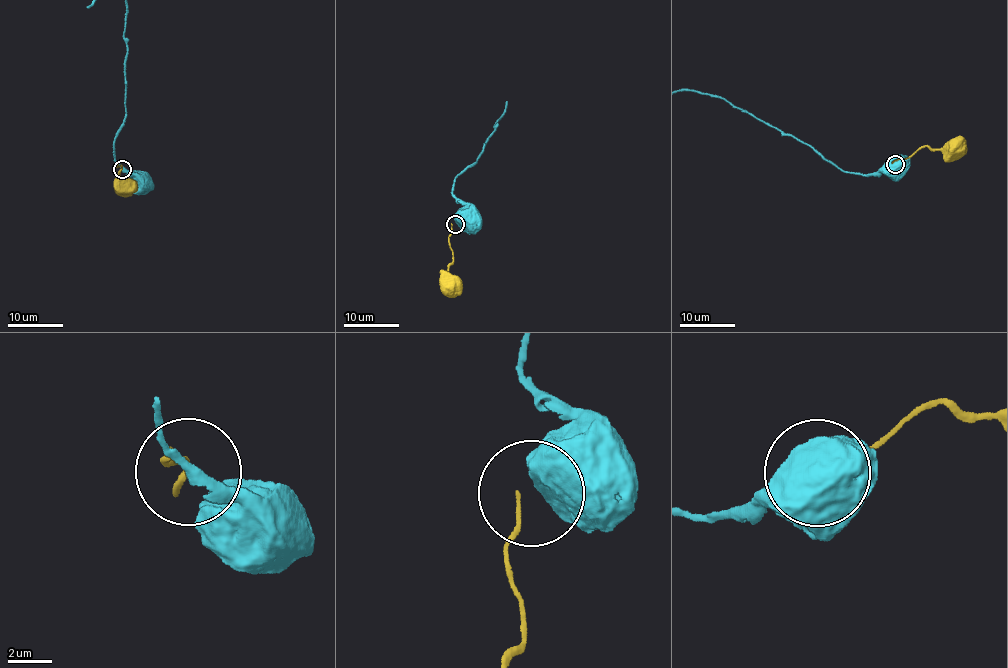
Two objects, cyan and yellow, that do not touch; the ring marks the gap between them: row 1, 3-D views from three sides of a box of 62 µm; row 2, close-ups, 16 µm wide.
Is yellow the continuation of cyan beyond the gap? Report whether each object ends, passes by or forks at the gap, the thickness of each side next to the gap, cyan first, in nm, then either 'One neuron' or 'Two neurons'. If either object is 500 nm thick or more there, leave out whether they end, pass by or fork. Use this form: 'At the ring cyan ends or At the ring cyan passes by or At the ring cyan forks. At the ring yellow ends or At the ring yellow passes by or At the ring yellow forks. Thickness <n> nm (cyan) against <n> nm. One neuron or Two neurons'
Thickness 800 nm (cyan) against 180 nm. Two neurons

